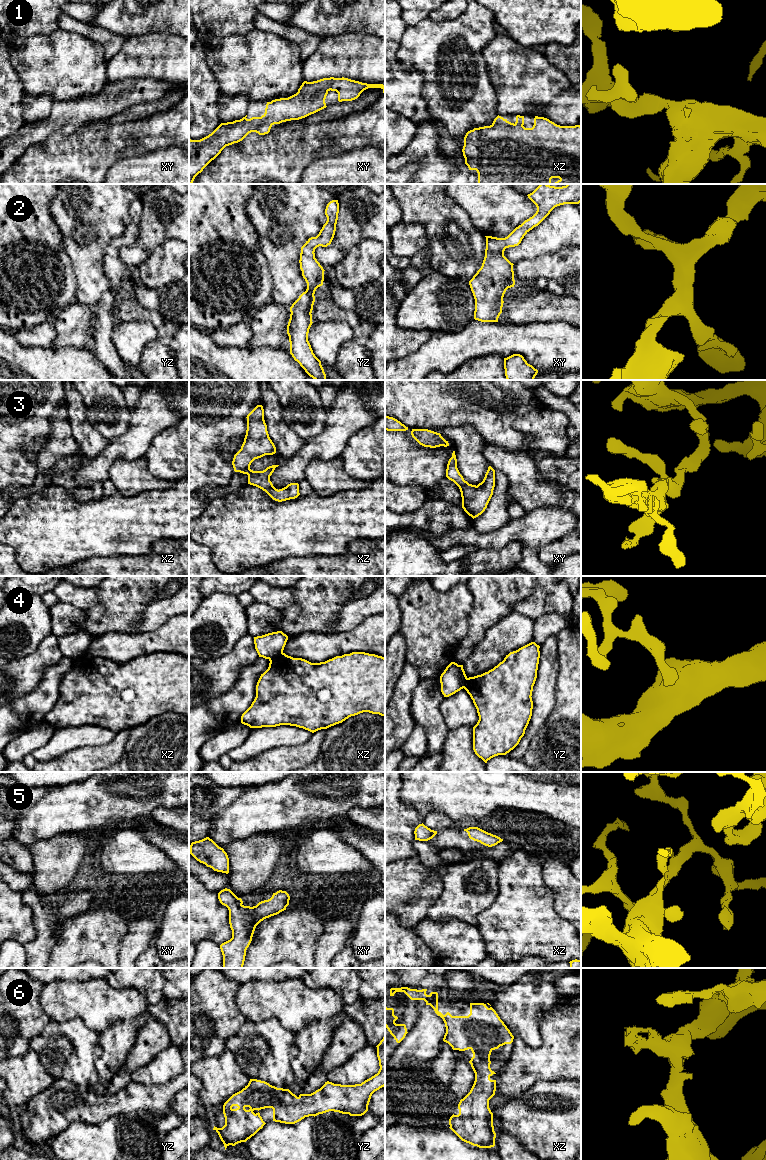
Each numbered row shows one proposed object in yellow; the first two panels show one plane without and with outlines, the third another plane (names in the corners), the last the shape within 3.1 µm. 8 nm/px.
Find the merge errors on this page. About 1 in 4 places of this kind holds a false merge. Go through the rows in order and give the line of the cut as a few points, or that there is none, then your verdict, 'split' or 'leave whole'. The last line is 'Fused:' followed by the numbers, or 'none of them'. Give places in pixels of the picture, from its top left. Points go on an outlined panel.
1: no cut; leave whole
2: no cut; leave whole
3: no cut; leave whole
4: cut in xz along (282, 651), (269, 659); split
5: no cut; leave whole
6: no cut; leave whole
Fused: 4

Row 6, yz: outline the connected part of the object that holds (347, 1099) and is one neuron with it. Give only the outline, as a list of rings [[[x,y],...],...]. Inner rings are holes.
[[[385,1036],[377,1047],[377,1057],[380,1069],[377,1074],[365,1080],[361,1084],[341,1085],[332,1082],[325,1084],[311,1094],[300,1094],[298,1097],[289,1089],[277,1088],[269,1083],[257,1079],[250,1079],[247,1086],[241,1091],[233,1094],[223,1105],[223,1114],[225,1125],[222,1128],[214,1126],[225,1150],[229,1145],[235,1146],[238,1143],[246,1142],[254,1136],[266,1124],[260,1113],[254,1113],[254,1110],[265,1108],[273,1109],[273,1121],[295,1124],[305,1117],[317,1116],[329,1111],[349,1114],[350,1116],[362,1116],[368,1111],[368,1105],[372,1094],[385,1086]]]

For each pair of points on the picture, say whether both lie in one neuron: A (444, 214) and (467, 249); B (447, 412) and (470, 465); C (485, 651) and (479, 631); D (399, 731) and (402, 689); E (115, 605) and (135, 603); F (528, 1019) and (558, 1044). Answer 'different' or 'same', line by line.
A: same
B: different
C: different
D: same
E: same
F: different

